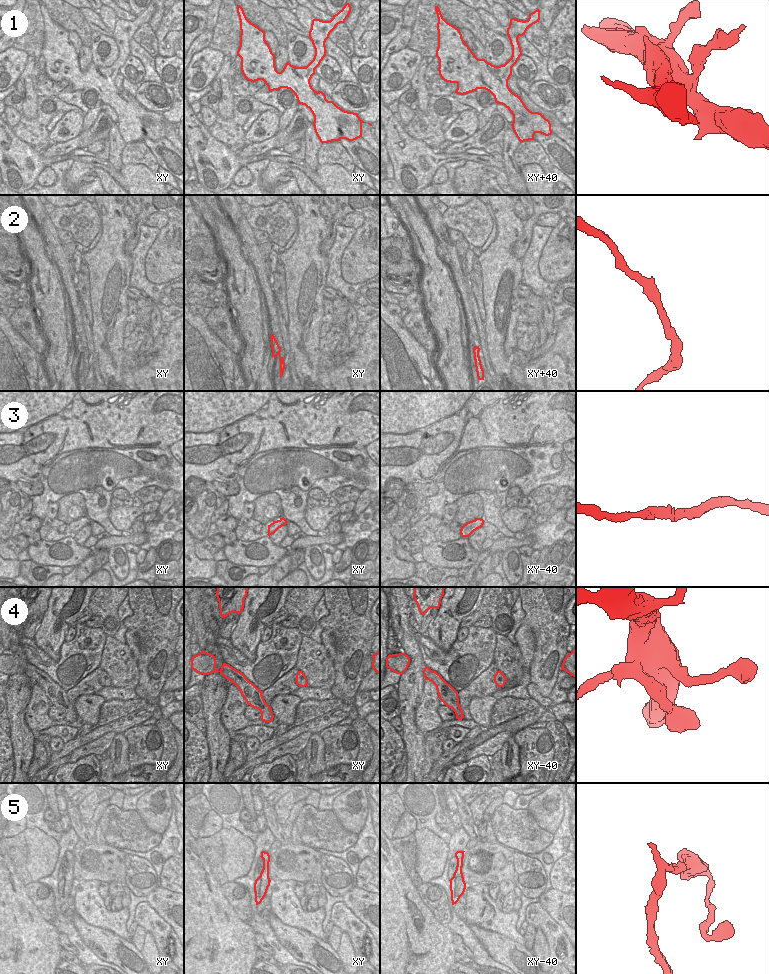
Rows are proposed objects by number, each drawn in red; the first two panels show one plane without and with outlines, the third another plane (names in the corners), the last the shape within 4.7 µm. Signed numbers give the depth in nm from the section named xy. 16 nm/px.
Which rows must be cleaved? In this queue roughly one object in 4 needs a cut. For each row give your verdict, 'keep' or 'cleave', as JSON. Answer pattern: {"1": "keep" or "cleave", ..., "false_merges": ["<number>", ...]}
{"1": "keep", "2": "keep", "3": "keep", "4": "keep", "5": "cleave", "false_merges": ["5"]}

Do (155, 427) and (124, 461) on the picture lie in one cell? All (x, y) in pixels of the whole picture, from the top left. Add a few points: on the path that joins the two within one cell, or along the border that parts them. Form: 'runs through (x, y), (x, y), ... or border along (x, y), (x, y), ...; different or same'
border along (127, 447), (103, 448); different

